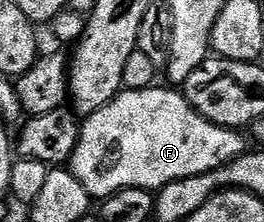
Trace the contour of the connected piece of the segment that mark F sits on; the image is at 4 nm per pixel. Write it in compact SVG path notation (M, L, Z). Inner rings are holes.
M152 85L140 91L120 90L111 102L82 120L77 149L71 158L69 170L77 177L77 181L81 181L81 185L85 185L92 200L108 199L113 193L126 187L140 187L155 193L173 181L209 173L247 154L248 136L242 130L228 129L201 117L201 113L197 113L197 109L189 105L182 90L172 89L167 85L159 86Z

